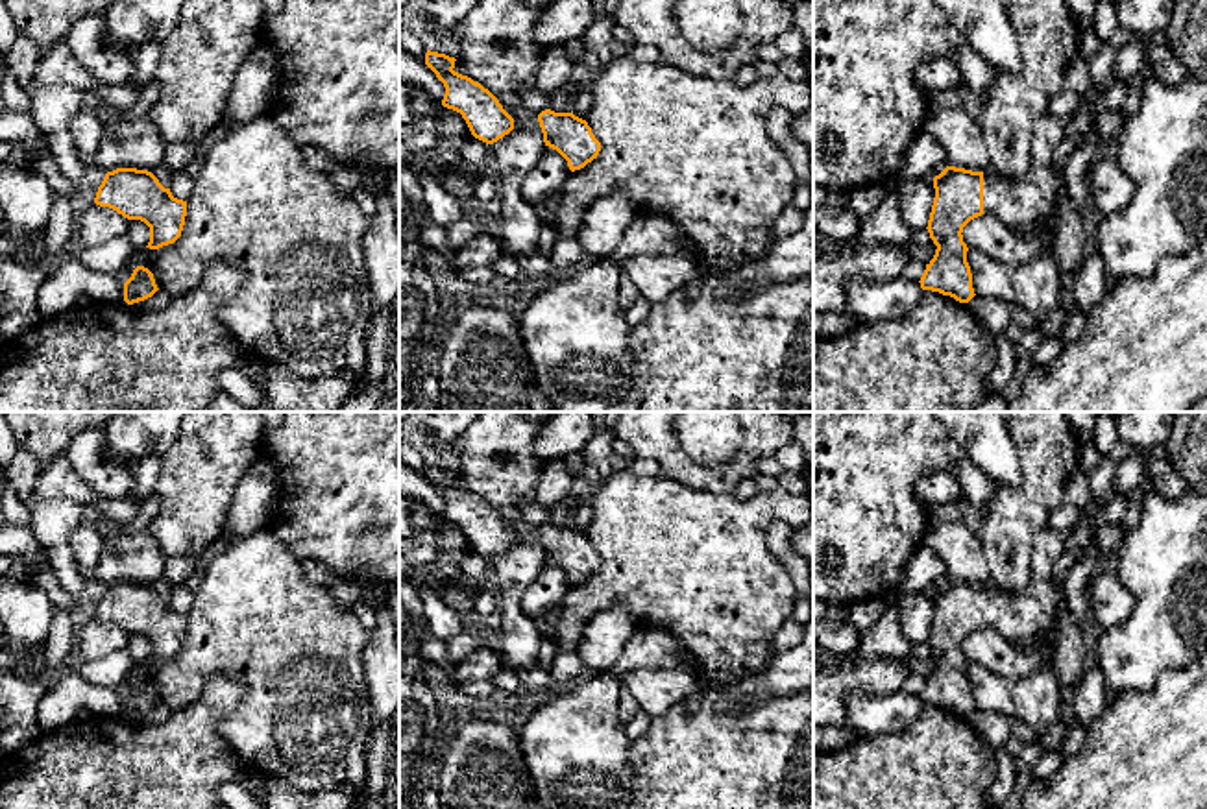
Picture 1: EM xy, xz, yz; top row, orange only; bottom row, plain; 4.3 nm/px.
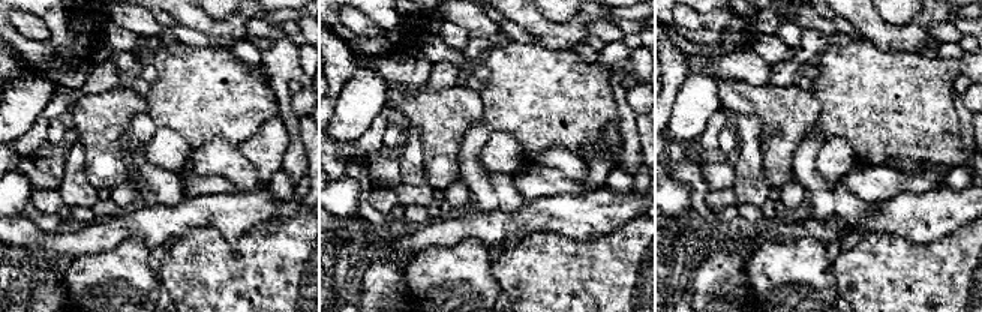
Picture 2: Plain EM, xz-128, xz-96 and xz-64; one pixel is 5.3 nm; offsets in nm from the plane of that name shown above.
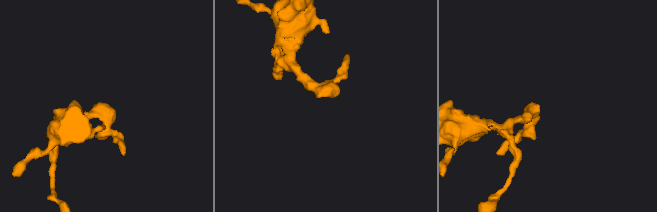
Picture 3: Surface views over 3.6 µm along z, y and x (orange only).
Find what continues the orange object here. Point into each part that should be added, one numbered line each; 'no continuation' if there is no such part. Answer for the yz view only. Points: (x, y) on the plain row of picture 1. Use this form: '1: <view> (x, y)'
1: yz (1024, 614)

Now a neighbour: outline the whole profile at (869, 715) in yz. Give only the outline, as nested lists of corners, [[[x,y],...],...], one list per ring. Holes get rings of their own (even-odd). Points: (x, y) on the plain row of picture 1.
[[[908,691],[895,694],[858,693],[848,696],[847,728],[858,737],[896,733],[920,717],[922,706],[920,696]]]

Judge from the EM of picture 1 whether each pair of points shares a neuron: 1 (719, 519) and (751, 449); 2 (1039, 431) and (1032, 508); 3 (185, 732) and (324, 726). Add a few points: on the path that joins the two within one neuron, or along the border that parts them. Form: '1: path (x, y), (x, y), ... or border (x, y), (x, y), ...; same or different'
1: border (688, 484), (699, 490), (725, 490), (731, 494); different
2: path (1039, 449), (1039, 490); same
3: border (244, 693), (219, 724), (244, 765); different

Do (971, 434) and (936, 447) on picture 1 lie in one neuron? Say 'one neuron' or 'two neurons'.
two neurons

